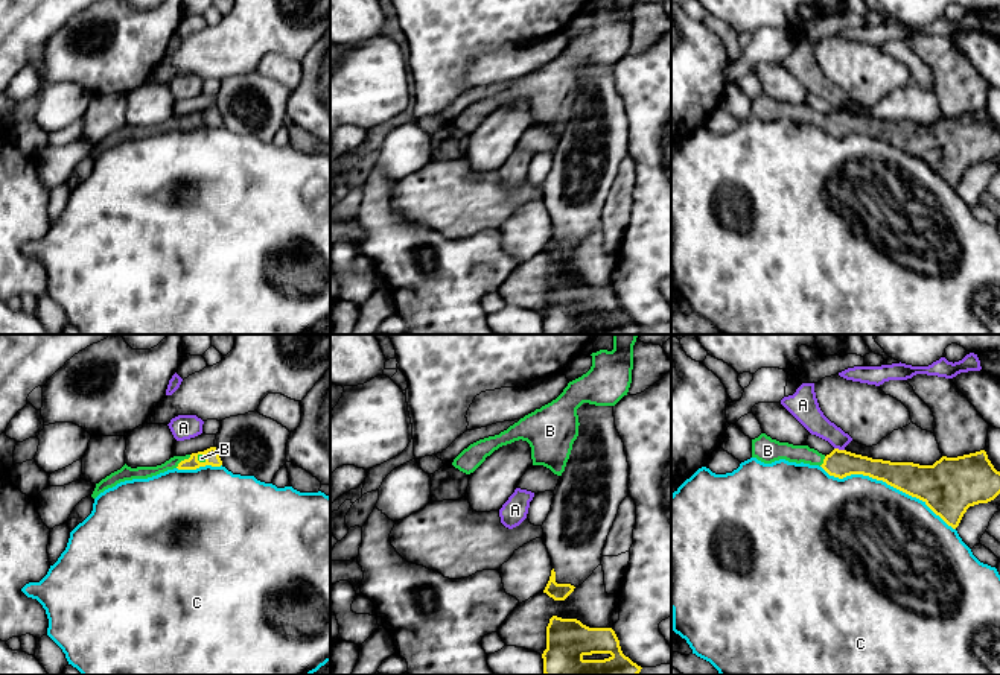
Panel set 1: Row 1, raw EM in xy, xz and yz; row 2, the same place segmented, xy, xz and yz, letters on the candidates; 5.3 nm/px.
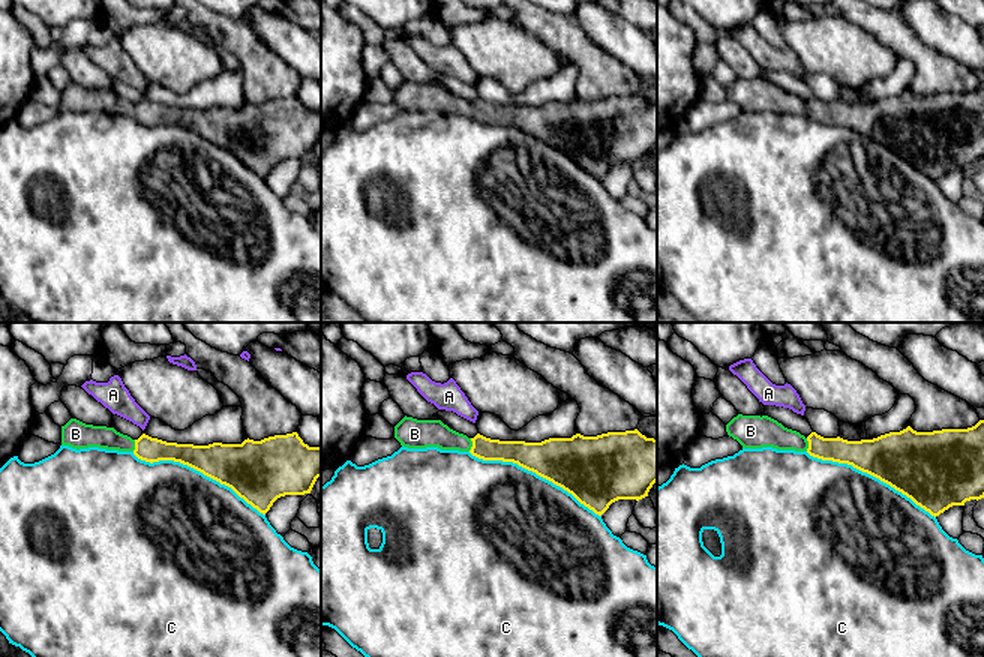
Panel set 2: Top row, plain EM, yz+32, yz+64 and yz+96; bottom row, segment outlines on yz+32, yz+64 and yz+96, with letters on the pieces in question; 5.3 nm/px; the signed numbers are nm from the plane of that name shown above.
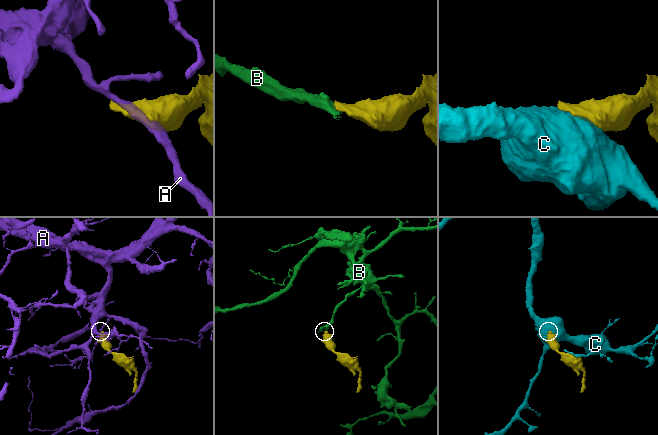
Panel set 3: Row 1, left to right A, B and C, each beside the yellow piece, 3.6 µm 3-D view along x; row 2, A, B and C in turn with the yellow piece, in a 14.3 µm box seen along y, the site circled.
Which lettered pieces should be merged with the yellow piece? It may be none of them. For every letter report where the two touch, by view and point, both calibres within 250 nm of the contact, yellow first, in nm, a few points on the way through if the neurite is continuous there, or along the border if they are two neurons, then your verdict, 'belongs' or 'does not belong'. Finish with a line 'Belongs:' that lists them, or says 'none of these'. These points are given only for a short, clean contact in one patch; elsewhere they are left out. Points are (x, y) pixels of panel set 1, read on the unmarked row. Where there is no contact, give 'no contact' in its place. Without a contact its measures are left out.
A: yz (837, 108) | 140/140 nm | does not belong
B: xy (184, 119) | 80/60 nm | across xy (212, 116), (204, 122), (184, 119), (157, 129), (140, 131) | belongs
C: yz (888, 143) | 220/500 nm | does not belong
Belongs: B

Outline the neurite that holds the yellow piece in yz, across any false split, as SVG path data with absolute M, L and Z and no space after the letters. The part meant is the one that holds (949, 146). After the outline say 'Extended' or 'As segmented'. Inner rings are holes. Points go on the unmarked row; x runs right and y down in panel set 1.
M766 93L752 99L752 117L764 123L779 119L822 126L830 135L843 138L863 134L922 160L948 185L956 189L970 166L988 163L1000 154L1000 131L985 109L947 117L933 125L890 122L834 108L822 114L808 105L772 99Z. Extended

